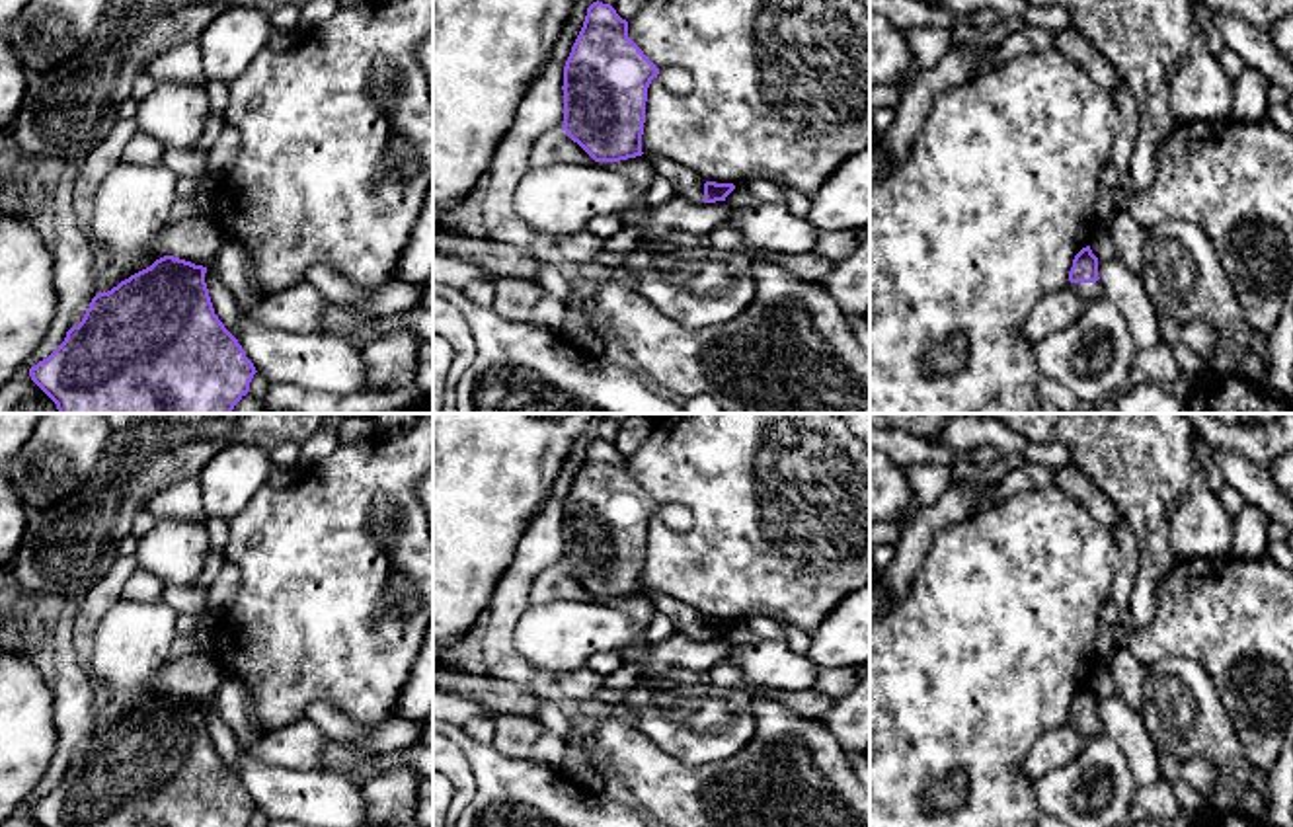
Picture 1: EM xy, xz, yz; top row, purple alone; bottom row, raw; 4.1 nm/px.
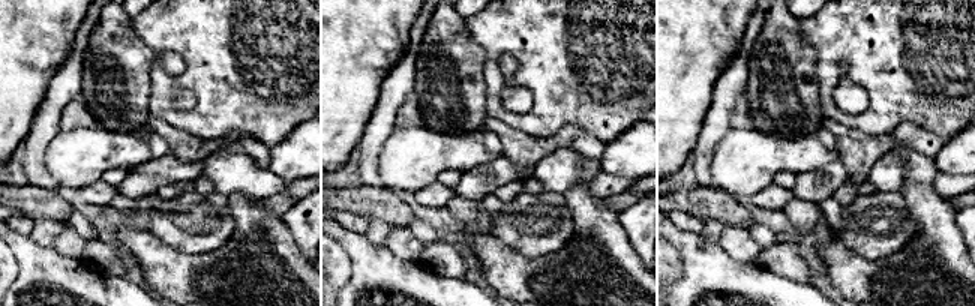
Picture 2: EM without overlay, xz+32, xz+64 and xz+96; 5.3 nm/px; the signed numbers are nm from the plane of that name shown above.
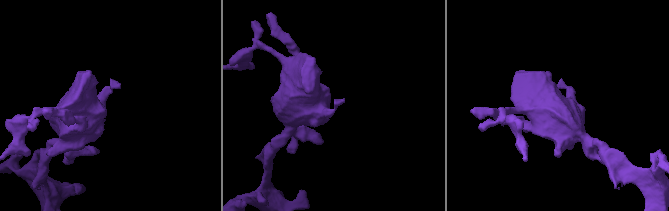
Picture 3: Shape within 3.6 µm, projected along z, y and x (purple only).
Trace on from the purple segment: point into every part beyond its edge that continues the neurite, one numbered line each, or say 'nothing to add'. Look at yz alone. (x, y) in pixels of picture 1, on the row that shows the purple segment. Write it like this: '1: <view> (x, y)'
1: yz (1091, 291)

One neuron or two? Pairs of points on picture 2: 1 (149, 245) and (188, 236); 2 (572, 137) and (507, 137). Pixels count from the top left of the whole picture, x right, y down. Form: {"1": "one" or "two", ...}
{"1": "two", "2": "one"}

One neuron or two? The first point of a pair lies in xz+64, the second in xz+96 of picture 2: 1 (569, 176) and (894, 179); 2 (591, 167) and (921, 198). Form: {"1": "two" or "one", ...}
{"1": "one", "2": "one"}

